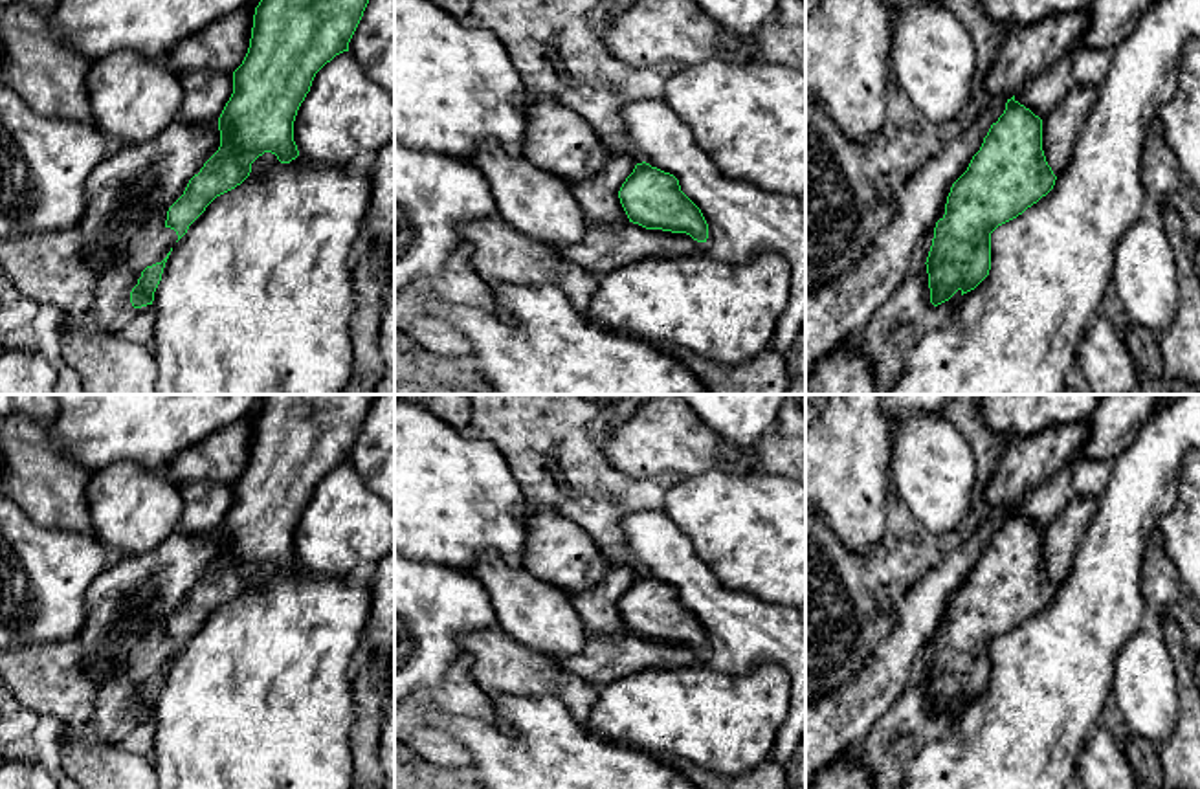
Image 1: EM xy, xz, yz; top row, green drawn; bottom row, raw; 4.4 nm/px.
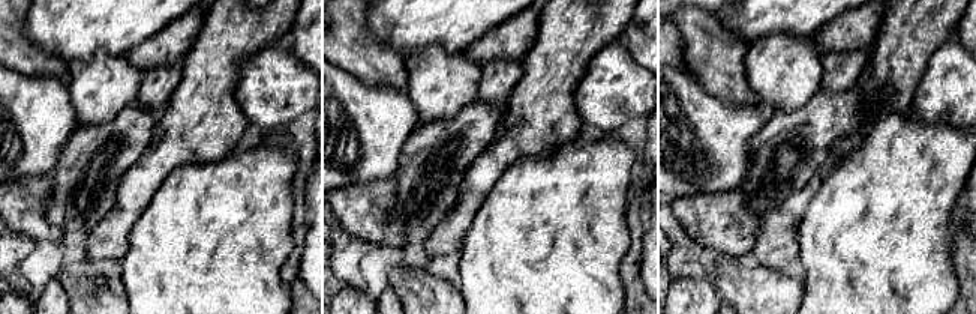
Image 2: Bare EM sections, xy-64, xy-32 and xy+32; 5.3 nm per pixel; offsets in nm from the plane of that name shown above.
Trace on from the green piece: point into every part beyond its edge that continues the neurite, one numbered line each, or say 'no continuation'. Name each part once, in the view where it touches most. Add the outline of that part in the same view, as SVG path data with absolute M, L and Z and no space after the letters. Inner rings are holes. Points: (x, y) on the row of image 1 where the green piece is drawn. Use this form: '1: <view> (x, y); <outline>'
1: yz (1061, 127); M1075 86L1042 121L1042 150L1053 174L1059 176L1077 145L1077 136L1097 101L1097 86Z

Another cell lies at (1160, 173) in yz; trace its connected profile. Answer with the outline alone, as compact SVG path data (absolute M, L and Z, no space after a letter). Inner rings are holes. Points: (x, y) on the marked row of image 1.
M1156 116L1145 134L1141 150L1141 182L1147 196L1163 198L1180 187L1180 167L1165 141L1163 123Z

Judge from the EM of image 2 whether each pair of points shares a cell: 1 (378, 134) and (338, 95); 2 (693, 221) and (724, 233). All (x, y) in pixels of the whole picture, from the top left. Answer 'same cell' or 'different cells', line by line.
1: same cell
2: same cell

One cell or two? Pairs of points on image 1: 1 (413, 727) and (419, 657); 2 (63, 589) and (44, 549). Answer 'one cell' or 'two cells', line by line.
1: two cells
2: one cell

